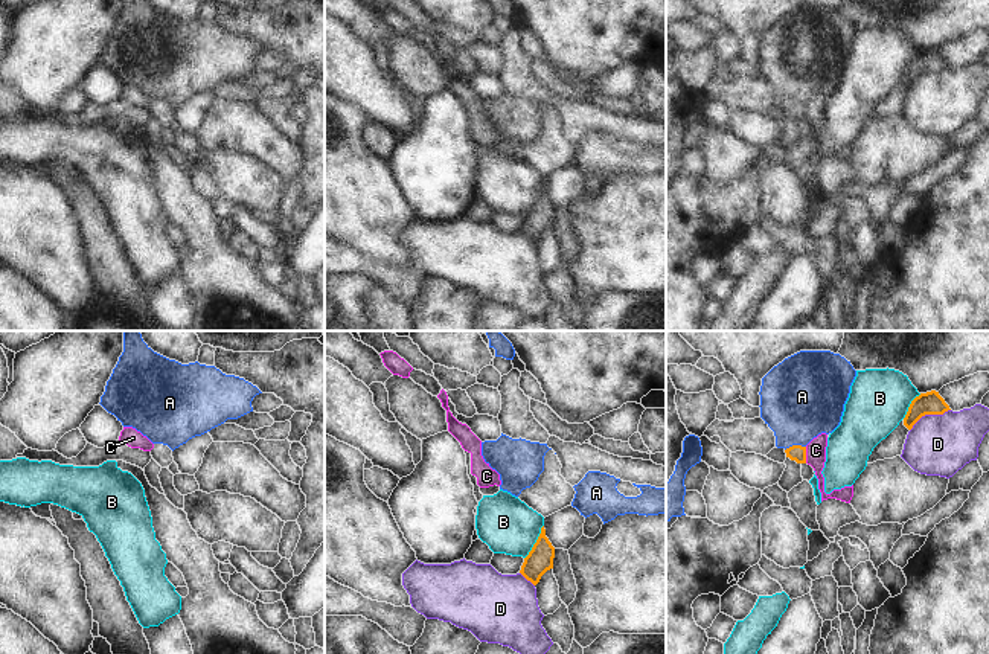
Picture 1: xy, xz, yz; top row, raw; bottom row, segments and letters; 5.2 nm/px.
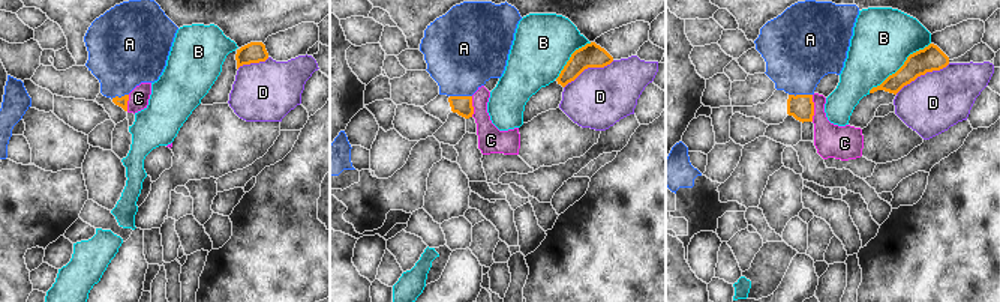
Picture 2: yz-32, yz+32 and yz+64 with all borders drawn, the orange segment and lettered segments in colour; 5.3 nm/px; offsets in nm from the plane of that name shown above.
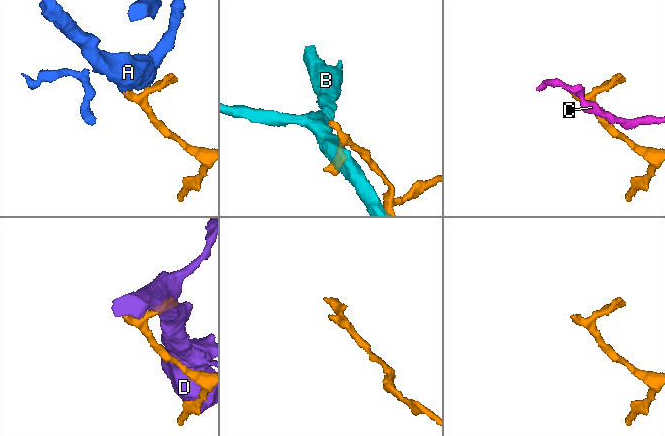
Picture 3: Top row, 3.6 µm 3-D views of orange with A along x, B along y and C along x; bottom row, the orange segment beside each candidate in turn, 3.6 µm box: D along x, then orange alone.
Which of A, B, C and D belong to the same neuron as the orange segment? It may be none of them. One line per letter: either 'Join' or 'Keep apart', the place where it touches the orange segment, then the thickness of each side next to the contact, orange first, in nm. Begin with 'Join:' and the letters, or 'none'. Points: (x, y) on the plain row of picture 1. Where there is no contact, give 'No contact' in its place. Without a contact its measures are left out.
Join: A
A: Join. Touches orange at yz (794, 104). Thickness 90 nm (orange) against 420 nm
B: Keep apart. Touches orange at xz (537, 200). Thickness 140 nm (orange) against 300 nm
C: Keep apart. Touches orange at yz (805, 113). Thickness 90 nm (orange) against 110 nm
D: Keep apart. Touches orange at yz (928, 72). Thickness 120 nm (orange) against 320 nm.

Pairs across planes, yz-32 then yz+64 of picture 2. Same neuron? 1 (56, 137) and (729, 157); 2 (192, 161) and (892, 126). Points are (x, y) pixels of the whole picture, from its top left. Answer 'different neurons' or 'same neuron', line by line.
1: same neuron
2: same neuron

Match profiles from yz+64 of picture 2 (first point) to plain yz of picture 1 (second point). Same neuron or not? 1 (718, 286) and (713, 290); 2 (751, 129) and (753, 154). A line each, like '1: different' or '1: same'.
1: different
2: different

